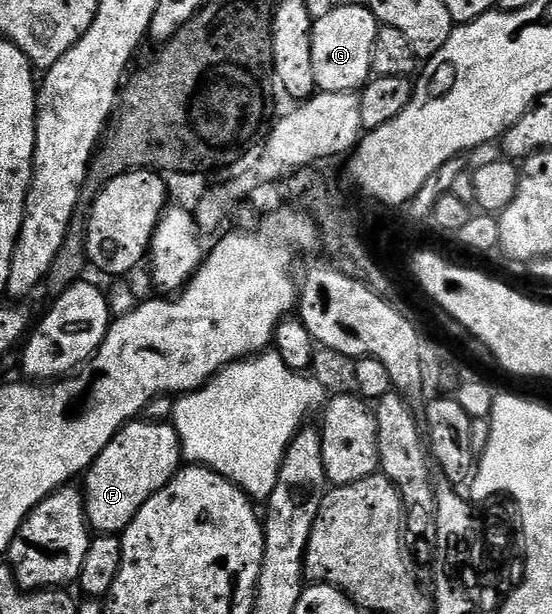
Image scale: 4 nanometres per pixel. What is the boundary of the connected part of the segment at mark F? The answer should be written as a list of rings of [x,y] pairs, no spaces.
[[[146,420],[128,422],[85,474],[87,521],[92,531],[103,536],[122,535],[140,508],[180,469],[181,451],[174,425]]]

